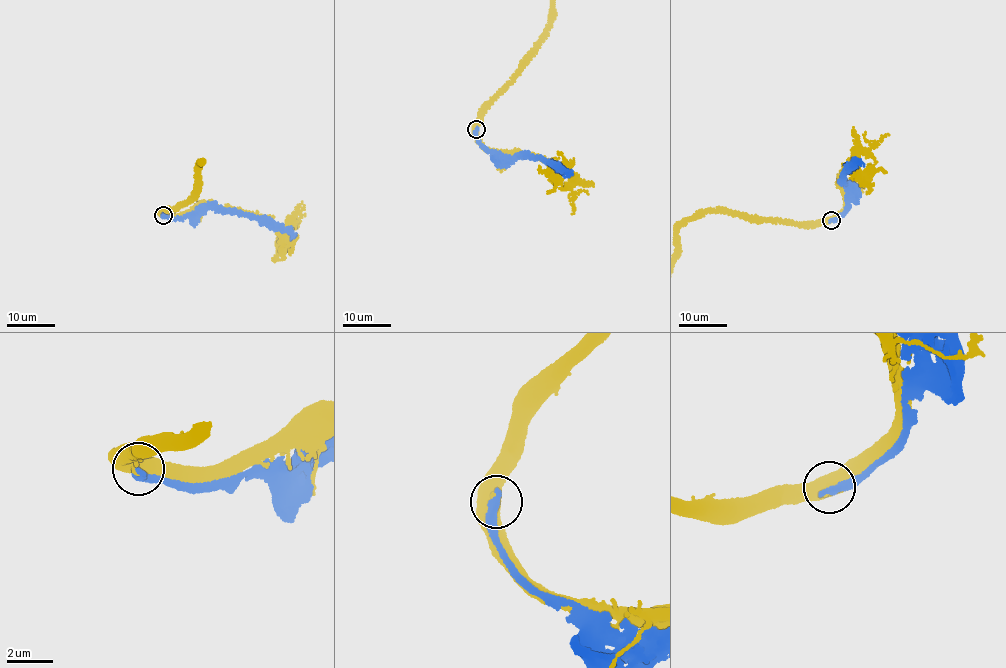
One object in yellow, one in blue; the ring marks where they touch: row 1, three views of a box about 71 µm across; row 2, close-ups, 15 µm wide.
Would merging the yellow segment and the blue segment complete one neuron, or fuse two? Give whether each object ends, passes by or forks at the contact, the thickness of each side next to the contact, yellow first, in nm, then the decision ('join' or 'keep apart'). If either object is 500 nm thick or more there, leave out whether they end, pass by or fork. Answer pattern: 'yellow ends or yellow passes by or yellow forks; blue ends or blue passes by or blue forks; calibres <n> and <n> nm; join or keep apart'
calibres 600 and 400 nm; keep apart

